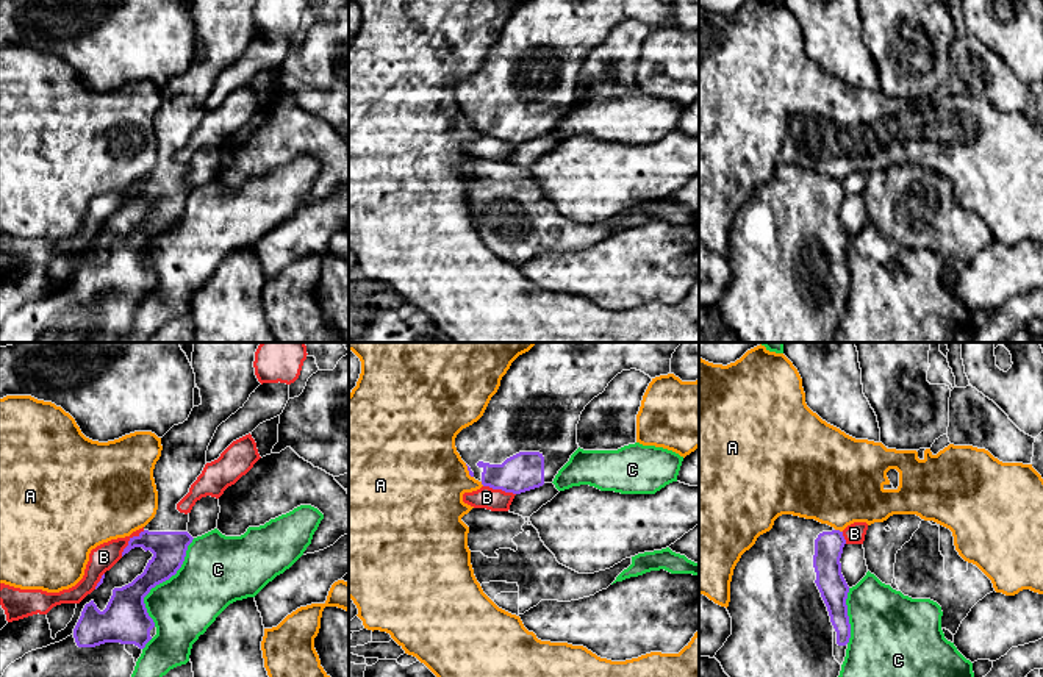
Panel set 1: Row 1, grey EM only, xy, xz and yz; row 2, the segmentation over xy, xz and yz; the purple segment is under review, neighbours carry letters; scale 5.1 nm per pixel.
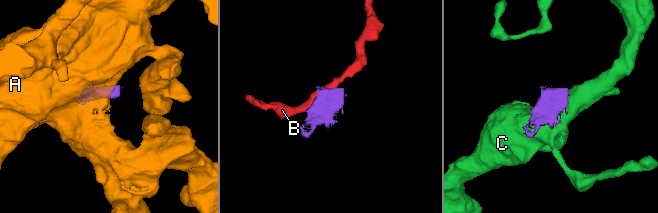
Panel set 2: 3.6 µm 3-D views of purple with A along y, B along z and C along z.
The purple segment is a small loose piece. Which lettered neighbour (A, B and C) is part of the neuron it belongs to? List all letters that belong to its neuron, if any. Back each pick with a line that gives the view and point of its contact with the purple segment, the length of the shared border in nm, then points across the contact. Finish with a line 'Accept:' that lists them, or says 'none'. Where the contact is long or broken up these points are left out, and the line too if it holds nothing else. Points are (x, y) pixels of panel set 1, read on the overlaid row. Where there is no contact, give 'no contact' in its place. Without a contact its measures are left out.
Accept: none

